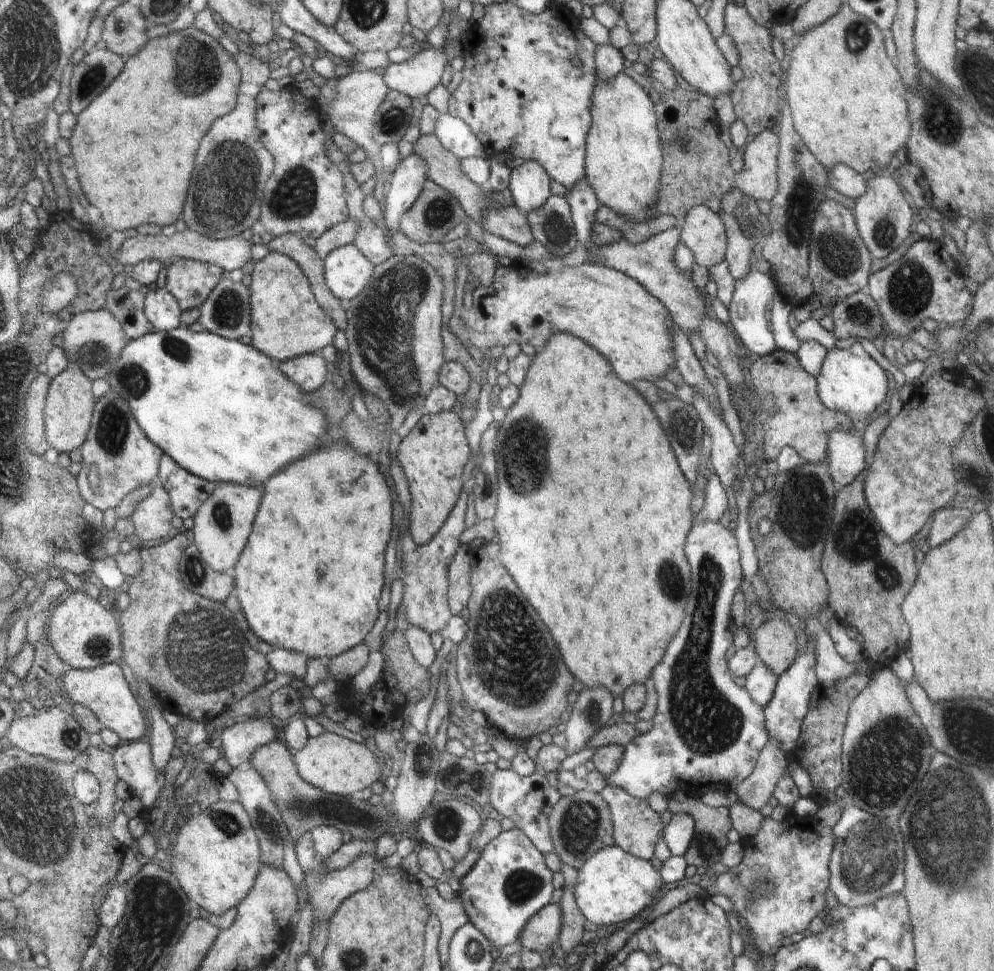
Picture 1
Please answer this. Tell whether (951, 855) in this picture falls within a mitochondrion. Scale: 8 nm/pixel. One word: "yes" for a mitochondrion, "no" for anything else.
yes

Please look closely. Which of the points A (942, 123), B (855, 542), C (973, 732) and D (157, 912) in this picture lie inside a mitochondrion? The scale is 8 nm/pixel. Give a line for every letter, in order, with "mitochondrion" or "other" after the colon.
A: mitochondrion
B: mitochondrion
C: mitochondrion
D: mitochondrion

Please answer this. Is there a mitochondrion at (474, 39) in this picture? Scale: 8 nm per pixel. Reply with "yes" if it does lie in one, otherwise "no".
no

